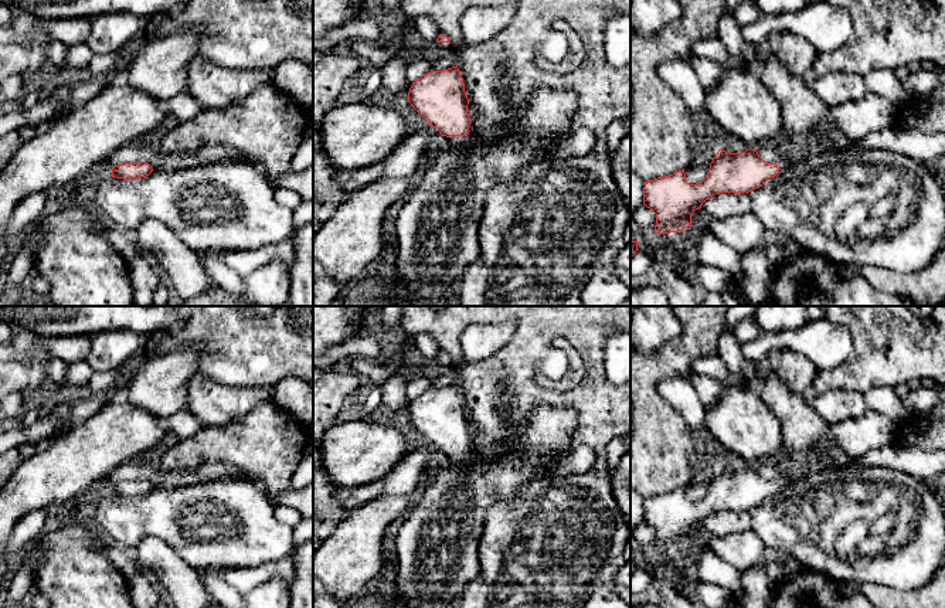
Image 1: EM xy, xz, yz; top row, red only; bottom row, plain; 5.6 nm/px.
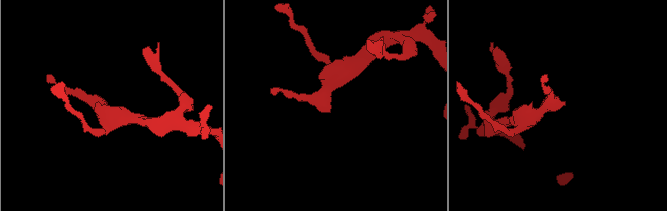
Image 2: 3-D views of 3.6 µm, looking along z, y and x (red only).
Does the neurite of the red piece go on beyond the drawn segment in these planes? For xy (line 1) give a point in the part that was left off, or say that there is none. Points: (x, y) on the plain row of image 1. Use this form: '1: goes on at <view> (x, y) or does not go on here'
1: does not go on here

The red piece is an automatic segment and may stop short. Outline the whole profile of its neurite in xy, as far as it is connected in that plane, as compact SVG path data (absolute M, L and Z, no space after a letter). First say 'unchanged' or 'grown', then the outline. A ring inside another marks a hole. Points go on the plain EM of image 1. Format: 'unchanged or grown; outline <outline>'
unchanged; outline M125 480L112 485L112 495L123 497L136 497L149 493L153 489L149 480Z

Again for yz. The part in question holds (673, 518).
grown; outline M757 466L742 471L718 468L706 496L698 502L686 497L684 486L645 499L643 522L656 531L657 551L679 550L691 543L691 533L703 520L720 510L749 510L800 475L764 479Z

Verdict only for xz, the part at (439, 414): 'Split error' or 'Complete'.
Split error

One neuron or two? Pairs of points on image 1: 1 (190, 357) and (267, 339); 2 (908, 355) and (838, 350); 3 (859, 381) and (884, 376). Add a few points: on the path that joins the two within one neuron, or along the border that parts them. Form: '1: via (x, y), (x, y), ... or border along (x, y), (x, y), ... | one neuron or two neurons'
1: border along (166, 352), (197, 345), (201, 373) | two neurons
2: border along (838, 322), (852, 336), (853, 355), (825, 369) | two neurons
3: via (864, 376), (879, 376) | one neuron

